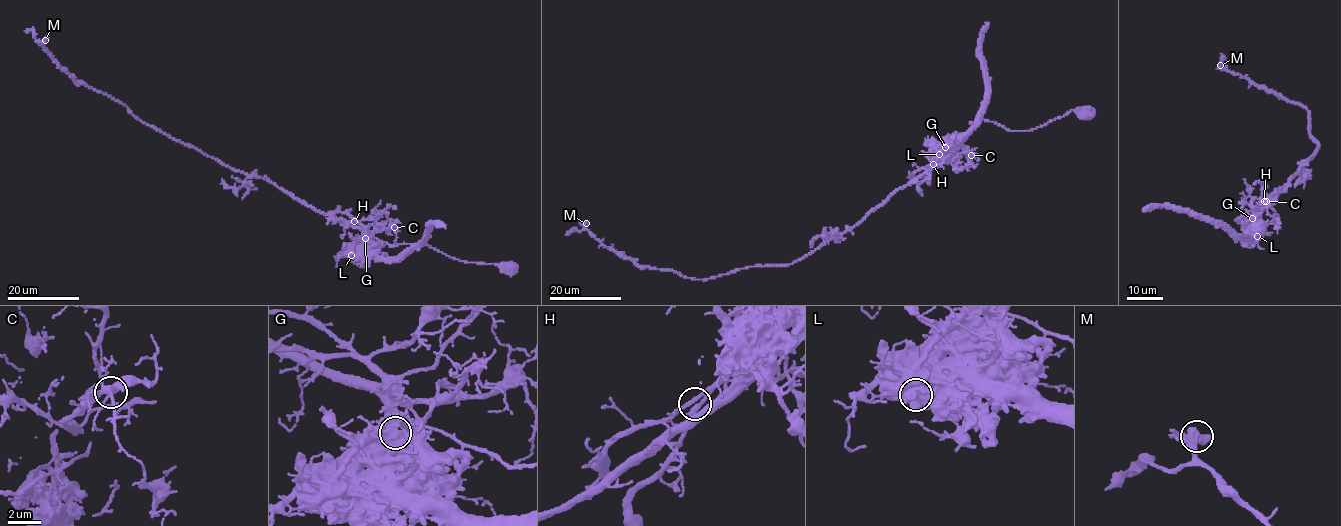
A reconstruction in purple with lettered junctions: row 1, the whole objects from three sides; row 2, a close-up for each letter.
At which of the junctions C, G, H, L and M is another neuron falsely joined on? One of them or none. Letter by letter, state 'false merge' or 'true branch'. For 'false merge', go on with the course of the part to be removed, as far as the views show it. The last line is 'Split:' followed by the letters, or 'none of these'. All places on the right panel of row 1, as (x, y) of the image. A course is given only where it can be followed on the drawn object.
C: true branch
G: false merge; course (1252, 218), (1279, 193), (1319, 145), (1310, 136), (1308, 110), (1226, 70), (1222, 62), (1222, 57), (1225, 59)
H: true branch
L: true branch
M: true branch
Split: G

